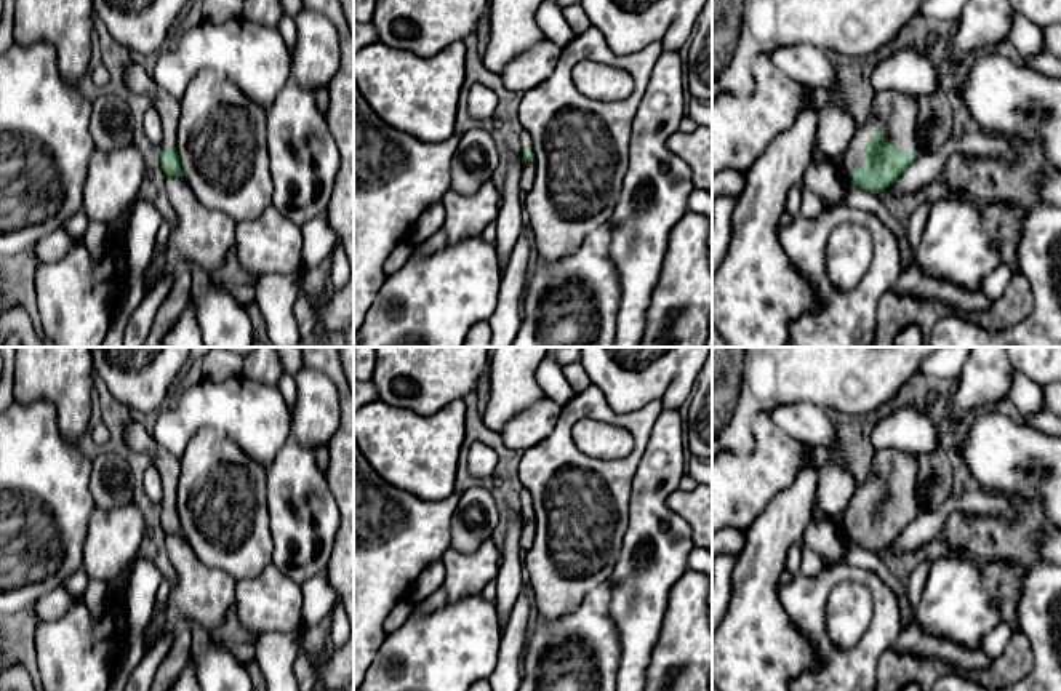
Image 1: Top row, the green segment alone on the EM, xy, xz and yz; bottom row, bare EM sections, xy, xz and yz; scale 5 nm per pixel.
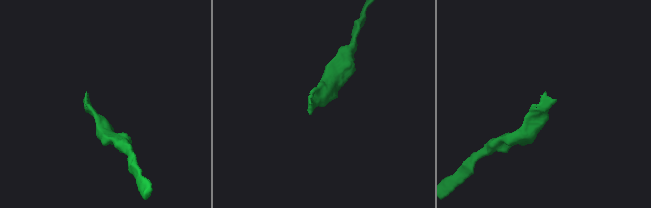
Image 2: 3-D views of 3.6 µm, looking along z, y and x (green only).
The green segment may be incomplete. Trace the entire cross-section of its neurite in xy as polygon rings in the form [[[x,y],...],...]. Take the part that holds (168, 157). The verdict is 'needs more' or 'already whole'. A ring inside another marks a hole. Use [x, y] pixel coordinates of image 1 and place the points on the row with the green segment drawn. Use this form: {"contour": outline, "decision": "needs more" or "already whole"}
{"contour": [[[136,58],[125,69],[125,85],[130,93],[147,96],[152,102],[150,107],[154,107],[160,115],[163,125],[160,166],[165,176],[182,176],[179,155],[176,150],[176,126],[181,110],[179,99],[160,88],[147,72],[147,67],[139,64]]], "decision": "needs more"}

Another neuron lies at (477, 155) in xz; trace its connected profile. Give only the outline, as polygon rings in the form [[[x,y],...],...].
[[[480,125],[459,139],[451,162],[451,189],[470,195],[491,179],[499,165],[499,150],[494,138]]]

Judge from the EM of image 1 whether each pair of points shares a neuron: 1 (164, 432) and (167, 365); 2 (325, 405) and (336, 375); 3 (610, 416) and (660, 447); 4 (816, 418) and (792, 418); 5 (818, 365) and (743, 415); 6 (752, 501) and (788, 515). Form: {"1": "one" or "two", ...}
{"1": "two", "2": "two", "3": "two", "4": "one", "5": "one", "6": "two"}

